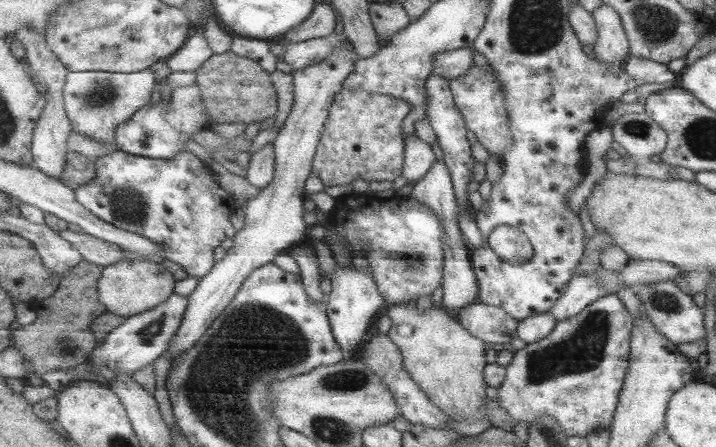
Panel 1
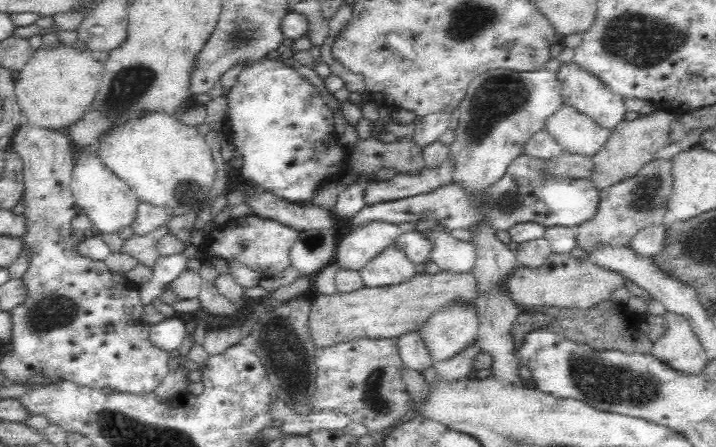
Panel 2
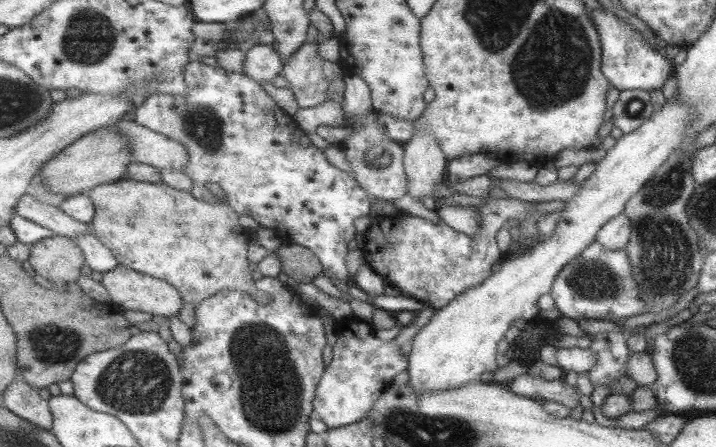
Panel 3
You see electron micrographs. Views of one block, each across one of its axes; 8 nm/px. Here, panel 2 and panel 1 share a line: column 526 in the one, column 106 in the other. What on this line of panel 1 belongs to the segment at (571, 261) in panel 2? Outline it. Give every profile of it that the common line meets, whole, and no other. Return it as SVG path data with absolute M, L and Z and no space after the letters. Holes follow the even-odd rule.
M125 259L104 267L98 289L101 302L109 311L129 318L163 304L175 294L175 284L177 284L177 280L175 280L173 272L169 268L165 268L162 263L152 260Z

